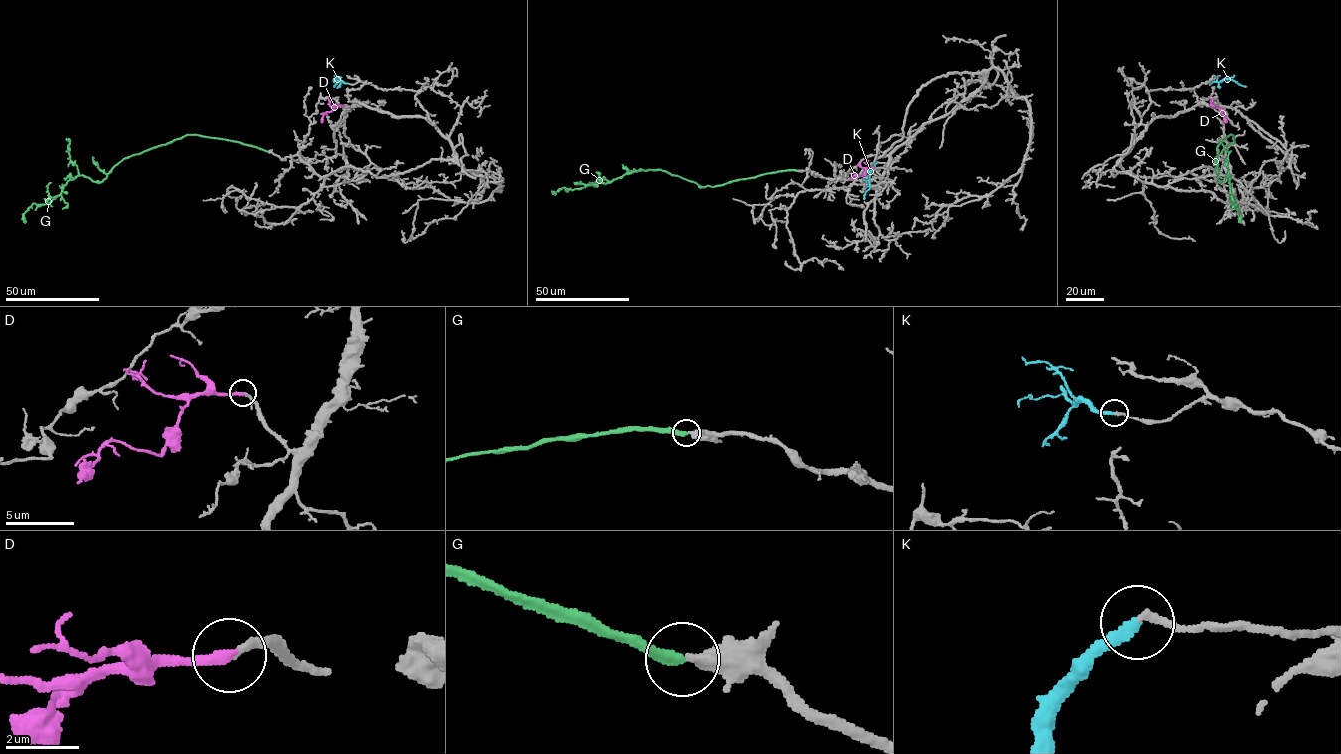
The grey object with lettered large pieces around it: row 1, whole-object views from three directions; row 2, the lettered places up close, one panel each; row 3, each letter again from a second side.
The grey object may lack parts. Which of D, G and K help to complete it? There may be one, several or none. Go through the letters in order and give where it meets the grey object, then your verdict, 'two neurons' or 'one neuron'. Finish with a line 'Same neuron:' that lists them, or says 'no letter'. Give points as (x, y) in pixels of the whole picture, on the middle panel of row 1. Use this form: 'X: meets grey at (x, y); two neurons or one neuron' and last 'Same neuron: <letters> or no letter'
D: meets grey at (874, 167); one neuron
G: meets grey at (797, 170); one neuron
K: meets grey at (877, 162); two neurons
Same neuron: D, G

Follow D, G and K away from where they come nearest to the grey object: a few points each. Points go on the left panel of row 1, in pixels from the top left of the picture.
D: (344, 105), (325, 113), (321, 122)
G: (267, 151), (186, 135), (124, 158), (101, 181), (80, 175), (69, 179), (49, 203), (33, 204), (24, 222)
K: (347, 83), (339, 79), (334, 86)

